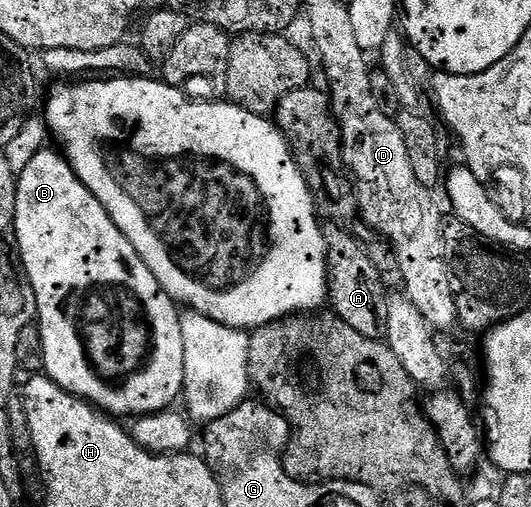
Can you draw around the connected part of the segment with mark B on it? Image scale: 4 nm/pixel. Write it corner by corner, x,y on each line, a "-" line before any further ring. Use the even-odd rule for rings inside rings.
45,148
36,153
34,160
26,164
16,183
16,248
20,251
20,265
24,267
24,275
34,288
36,297
36,322
40,327
44,357
43,373
66,392
92,403
97,410
109,416
125,414
128,420
132,420
142,414
157,414
159,410
167,410
175,403
172,401
175,398
177,401
184,392
182,352
186,348
186,326
182,321
181,307
161,288
158,280
154,280
154,272
150,272
142,256
134,252
134,244
130,244
130,240
122,236
114,220
110,220
106,208
102,208
94,192
90,192
90,188
82,184
82,180
76,175
63,153
51,149

